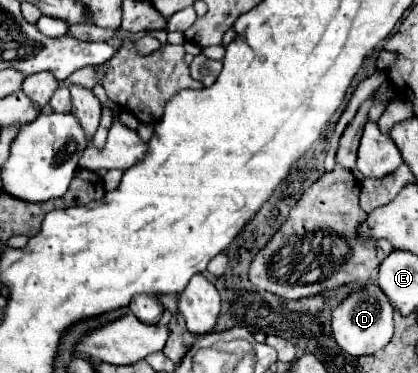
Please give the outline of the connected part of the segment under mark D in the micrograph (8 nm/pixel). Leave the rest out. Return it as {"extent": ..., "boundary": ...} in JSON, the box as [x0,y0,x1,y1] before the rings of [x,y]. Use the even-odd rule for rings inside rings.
{"extent":[332,284,394,356],"boundary":[[[366,284],[364,290],[348,294],[334,310],[332,310],[332,334],[336,344],[346,350],[350,356],[364,356],[374,354],[376,350],[384,348],[392,334],[394,334],[394,320],[392,320],[392,306],[378,284]]]}

